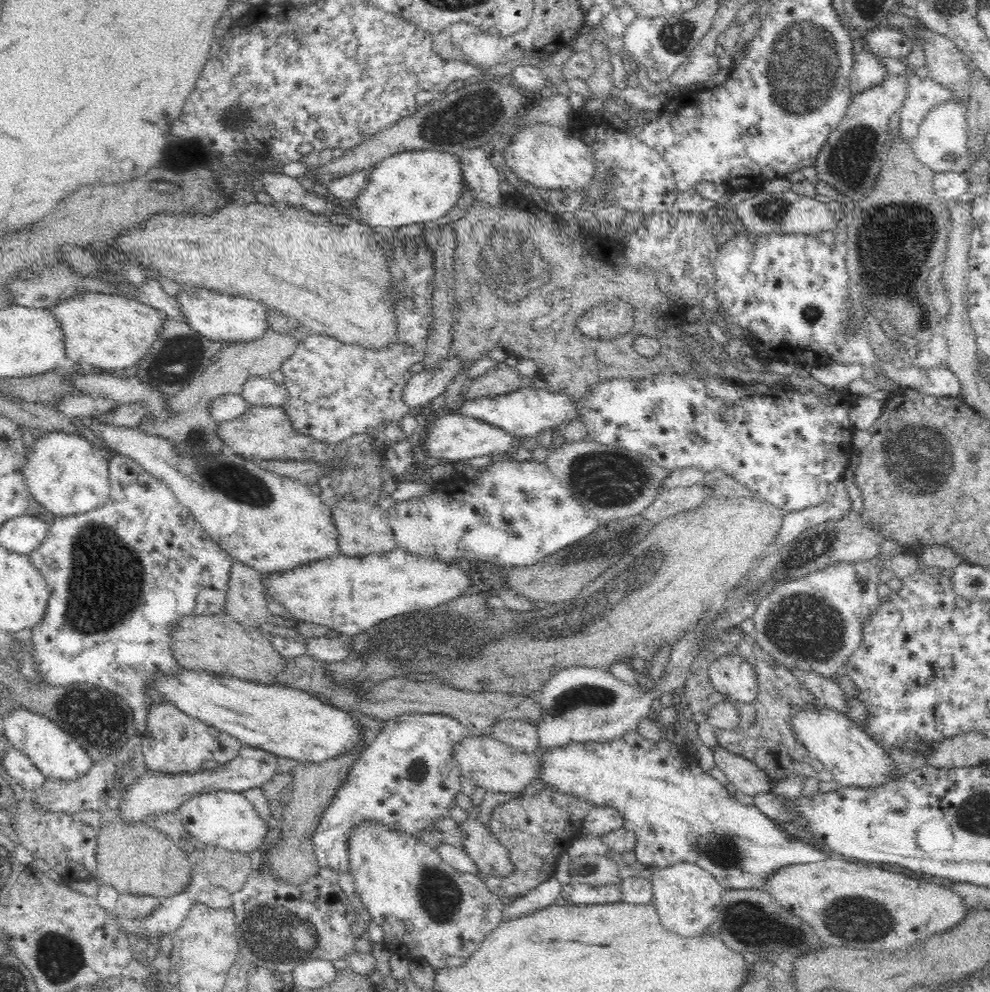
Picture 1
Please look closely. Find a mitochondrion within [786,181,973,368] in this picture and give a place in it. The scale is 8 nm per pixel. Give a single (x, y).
(896, 237)

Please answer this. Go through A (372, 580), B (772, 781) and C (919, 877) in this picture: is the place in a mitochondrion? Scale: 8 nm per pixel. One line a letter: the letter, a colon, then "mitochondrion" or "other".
A: other
B: other
C: other

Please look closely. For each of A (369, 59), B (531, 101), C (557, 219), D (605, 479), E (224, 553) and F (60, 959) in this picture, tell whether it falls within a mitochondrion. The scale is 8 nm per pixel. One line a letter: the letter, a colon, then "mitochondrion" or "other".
A: other
B: other
C: other
D: mitochondrion
E: other
F: mitochondrion

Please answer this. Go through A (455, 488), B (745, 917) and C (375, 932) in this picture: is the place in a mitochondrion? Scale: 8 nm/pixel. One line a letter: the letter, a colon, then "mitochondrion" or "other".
A: other
B: mitochondrion
C: other

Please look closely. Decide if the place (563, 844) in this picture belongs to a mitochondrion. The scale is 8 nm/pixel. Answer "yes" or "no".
no

